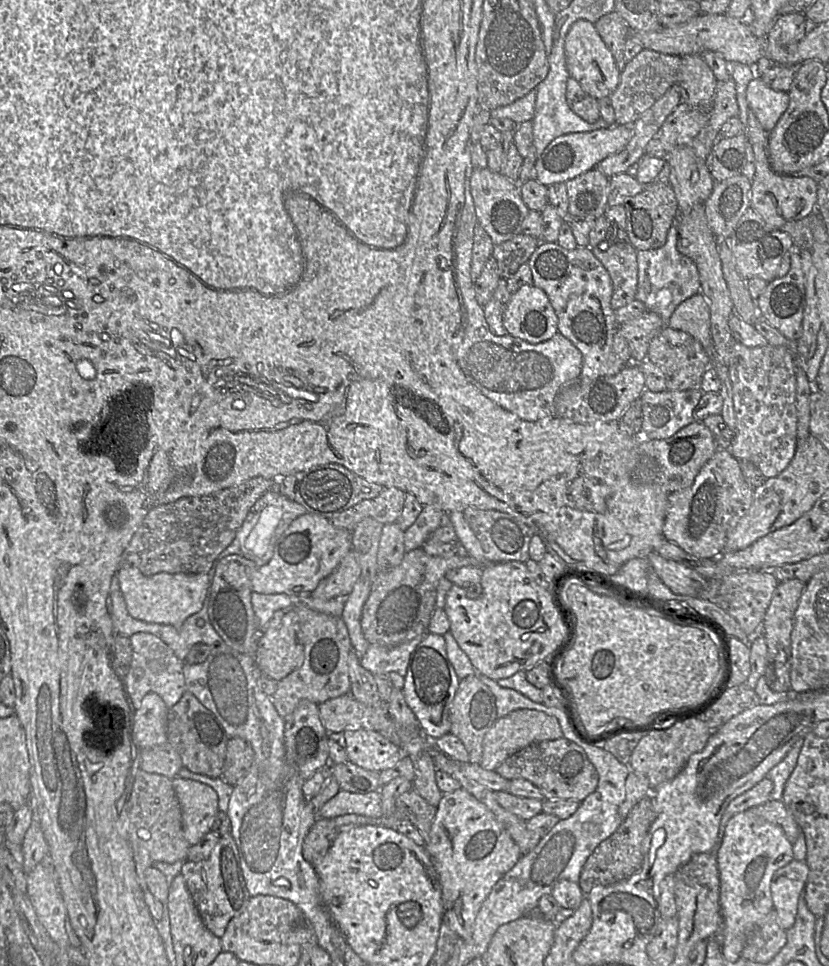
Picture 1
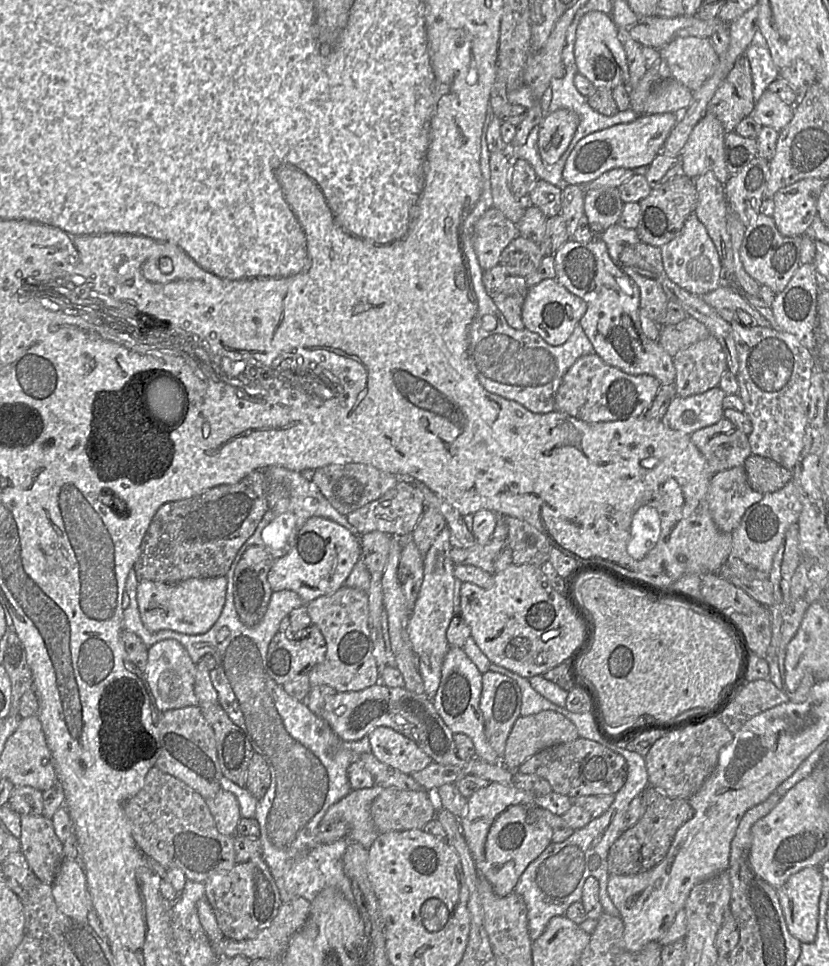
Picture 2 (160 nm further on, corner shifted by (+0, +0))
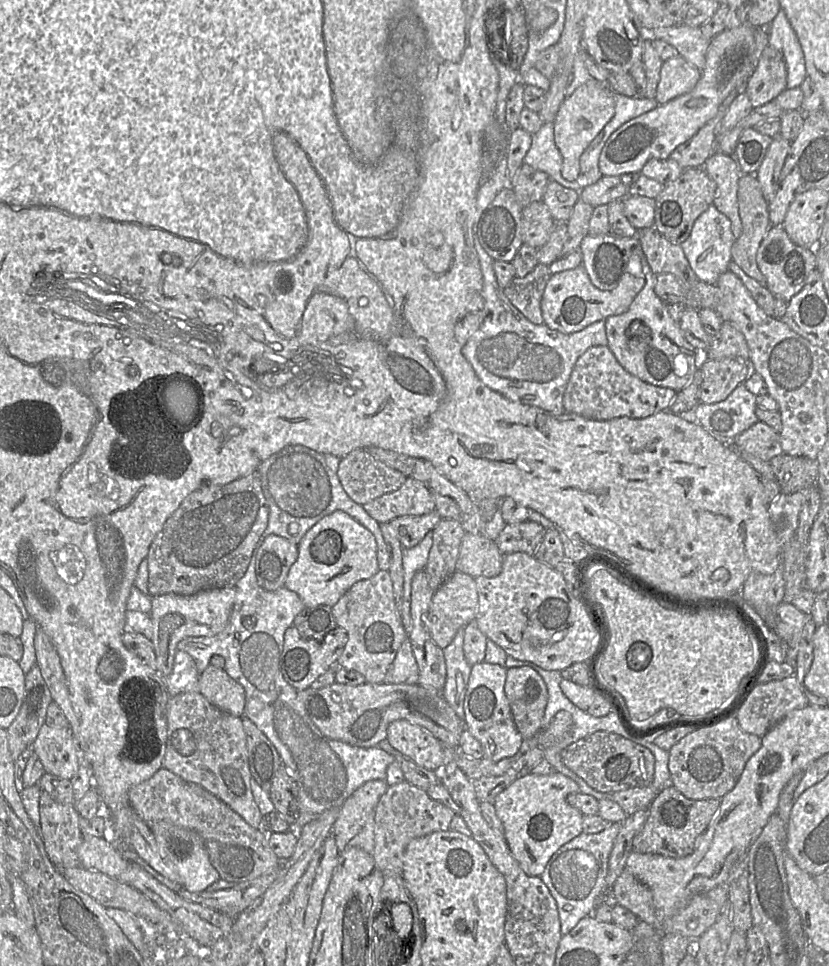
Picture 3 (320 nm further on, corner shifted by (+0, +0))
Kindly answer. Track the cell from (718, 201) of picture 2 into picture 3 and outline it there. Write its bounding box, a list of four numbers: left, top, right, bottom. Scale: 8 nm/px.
[702,151,742,238]

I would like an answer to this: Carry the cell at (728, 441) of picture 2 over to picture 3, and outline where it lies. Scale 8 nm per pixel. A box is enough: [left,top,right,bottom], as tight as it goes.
[733,421,783,461]

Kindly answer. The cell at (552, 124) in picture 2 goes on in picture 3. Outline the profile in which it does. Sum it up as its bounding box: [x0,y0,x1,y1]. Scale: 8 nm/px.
[553,79,615,181]

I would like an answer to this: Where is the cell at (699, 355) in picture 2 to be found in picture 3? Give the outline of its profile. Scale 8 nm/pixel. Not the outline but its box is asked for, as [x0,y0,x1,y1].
[698,358,753,404]

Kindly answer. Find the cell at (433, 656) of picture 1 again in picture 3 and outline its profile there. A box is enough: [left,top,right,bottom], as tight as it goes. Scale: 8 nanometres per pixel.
[462,662,542,775]

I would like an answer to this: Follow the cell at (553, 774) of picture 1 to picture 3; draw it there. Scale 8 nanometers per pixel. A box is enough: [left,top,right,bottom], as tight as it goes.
[561,731,655,793]

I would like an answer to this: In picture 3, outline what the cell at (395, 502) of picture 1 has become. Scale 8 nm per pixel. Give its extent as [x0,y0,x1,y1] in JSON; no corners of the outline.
[363,478,435,524]

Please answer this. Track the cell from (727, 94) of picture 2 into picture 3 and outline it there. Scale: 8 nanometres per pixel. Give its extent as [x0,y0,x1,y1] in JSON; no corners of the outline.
[742,46,787,108]

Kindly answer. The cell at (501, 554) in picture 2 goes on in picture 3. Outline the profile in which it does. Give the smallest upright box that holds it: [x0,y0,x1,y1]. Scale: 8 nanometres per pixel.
[494,520,546,555]

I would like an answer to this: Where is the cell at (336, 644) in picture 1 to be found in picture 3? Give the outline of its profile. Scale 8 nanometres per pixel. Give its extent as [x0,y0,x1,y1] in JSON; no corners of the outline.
[331,570,408,683]

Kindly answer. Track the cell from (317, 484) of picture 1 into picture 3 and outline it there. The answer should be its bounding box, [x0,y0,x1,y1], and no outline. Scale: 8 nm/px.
[337,449,407,506]

